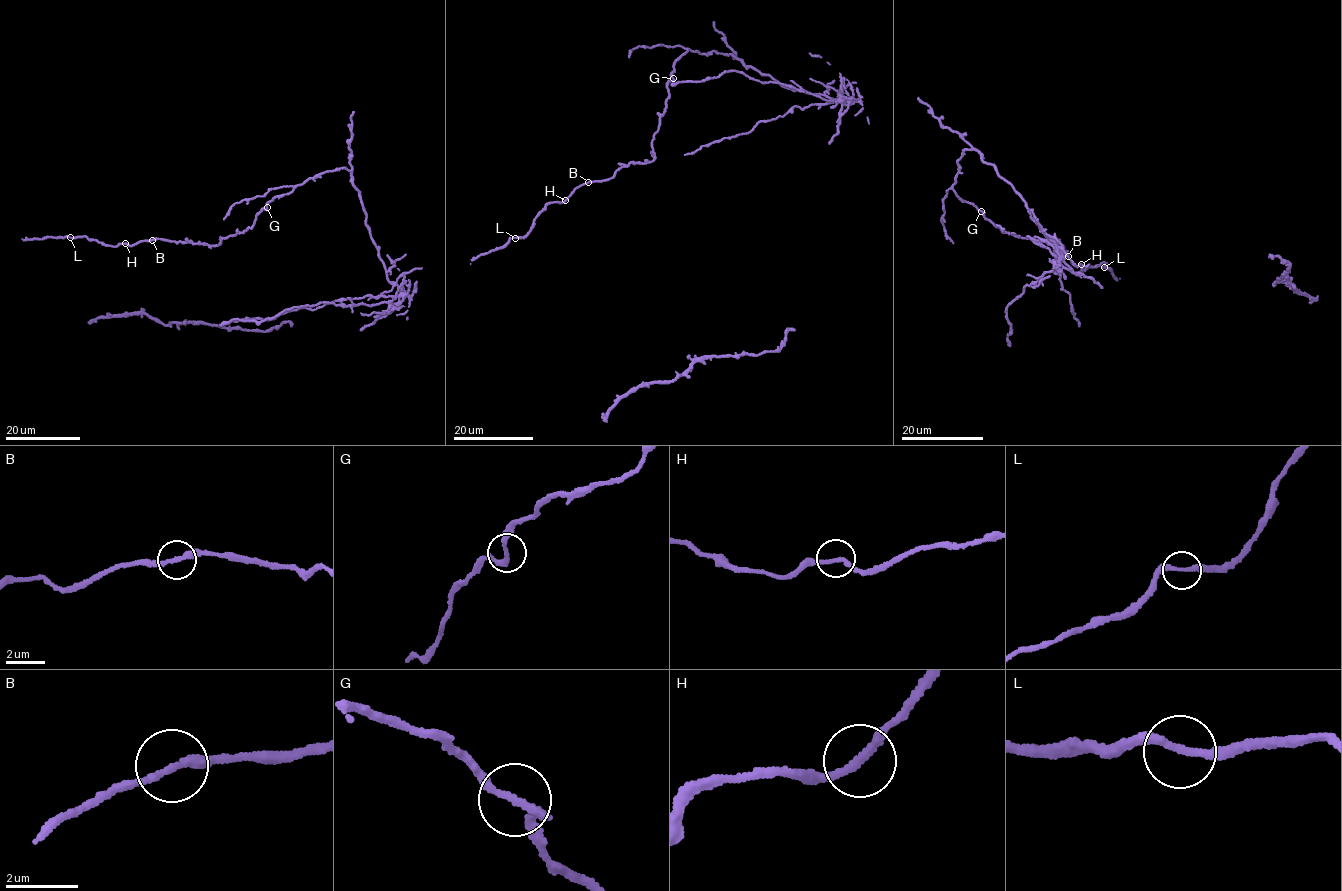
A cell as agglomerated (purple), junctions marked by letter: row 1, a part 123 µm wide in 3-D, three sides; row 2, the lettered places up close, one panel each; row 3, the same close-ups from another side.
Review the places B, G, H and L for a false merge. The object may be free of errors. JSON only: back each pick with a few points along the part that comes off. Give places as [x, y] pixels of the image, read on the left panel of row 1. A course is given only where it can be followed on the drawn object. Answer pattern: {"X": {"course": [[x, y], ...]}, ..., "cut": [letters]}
{"G": {"course": [[267, 207], [308, 178], [350, 170], [386, 276], [401, 293], [378, 304], [319, 302], [219, 325]]}, "cut": ["G"]}

